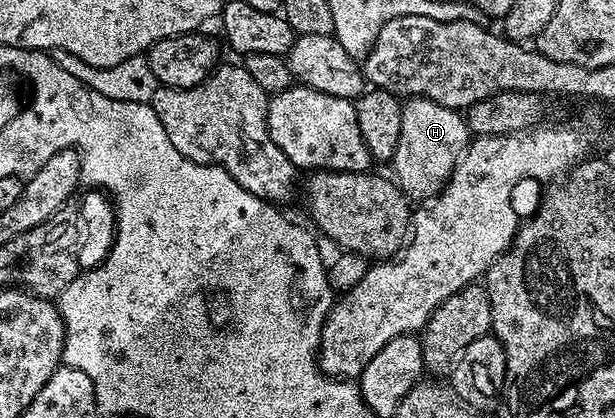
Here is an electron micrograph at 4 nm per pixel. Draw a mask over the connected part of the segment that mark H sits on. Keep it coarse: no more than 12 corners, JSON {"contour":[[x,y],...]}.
{"contour":[[407,98],[392,160],[402,194],[429,201],[472,136],[461,110]]}

